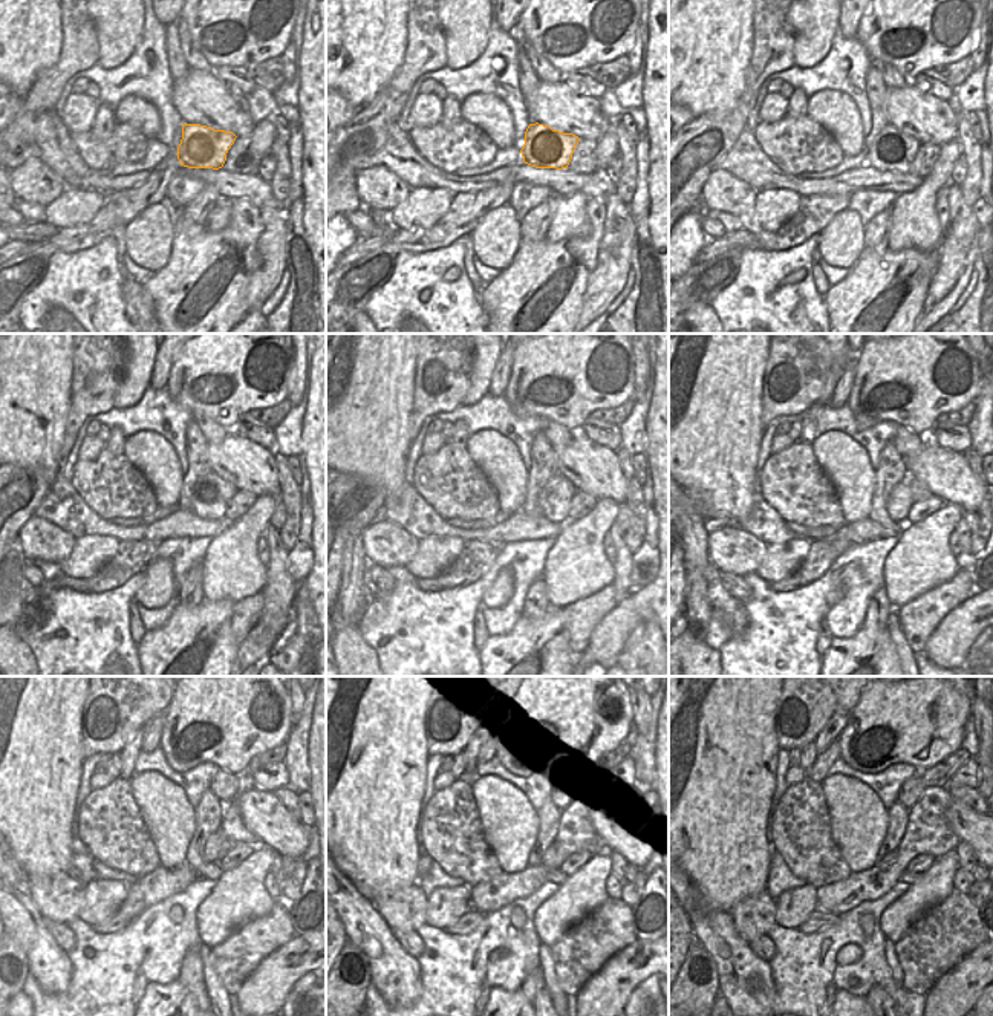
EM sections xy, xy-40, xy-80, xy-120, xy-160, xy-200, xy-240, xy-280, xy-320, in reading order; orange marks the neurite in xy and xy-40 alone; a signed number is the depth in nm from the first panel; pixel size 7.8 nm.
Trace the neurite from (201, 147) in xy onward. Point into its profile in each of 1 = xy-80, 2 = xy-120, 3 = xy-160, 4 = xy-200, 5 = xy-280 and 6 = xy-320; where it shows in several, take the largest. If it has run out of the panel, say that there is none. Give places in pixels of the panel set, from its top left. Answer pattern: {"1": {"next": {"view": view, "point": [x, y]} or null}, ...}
{"1": {"next": {"view": "xy-80", "point": [891, 149]}}, "2": {"next": {"view": "xy-120", "point": [210, 496]}}, "3": {"next": {"view": "xy-160", "point": [556, 496]}}, "4": {"next": {"view": "xy-200", "point": [901, 498]}}, "5": {"next": {"view": "xy-280", "point": [546, 859]}}, "6": {"next": {"view": "xy-320", "point": [889, 859]}}}

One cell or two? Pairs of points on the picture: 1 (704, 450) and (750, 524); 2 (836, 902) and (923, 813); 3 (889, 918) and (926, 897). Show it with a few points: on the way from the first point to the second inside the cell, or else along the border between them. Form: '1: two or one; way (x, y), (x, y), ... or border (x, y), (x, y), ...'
1: two; border (755, 490), (752, 510), (736, 524)
2: one; way (865, 888), (880, 888), (915, 842)
3: one; way (898, 915), (917, 898)

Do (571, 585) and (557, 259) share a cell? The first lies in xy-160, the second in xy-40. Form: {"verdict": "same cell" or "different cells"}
{"verdict": "different cells"}

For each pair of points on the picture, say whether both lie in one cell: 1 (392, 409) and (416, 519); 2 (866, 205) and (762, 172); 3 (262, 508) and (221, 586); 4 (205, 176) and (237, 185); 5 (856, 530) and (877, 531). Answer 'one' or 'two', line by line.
1: two
2: two
3: one
4: one
5: one

